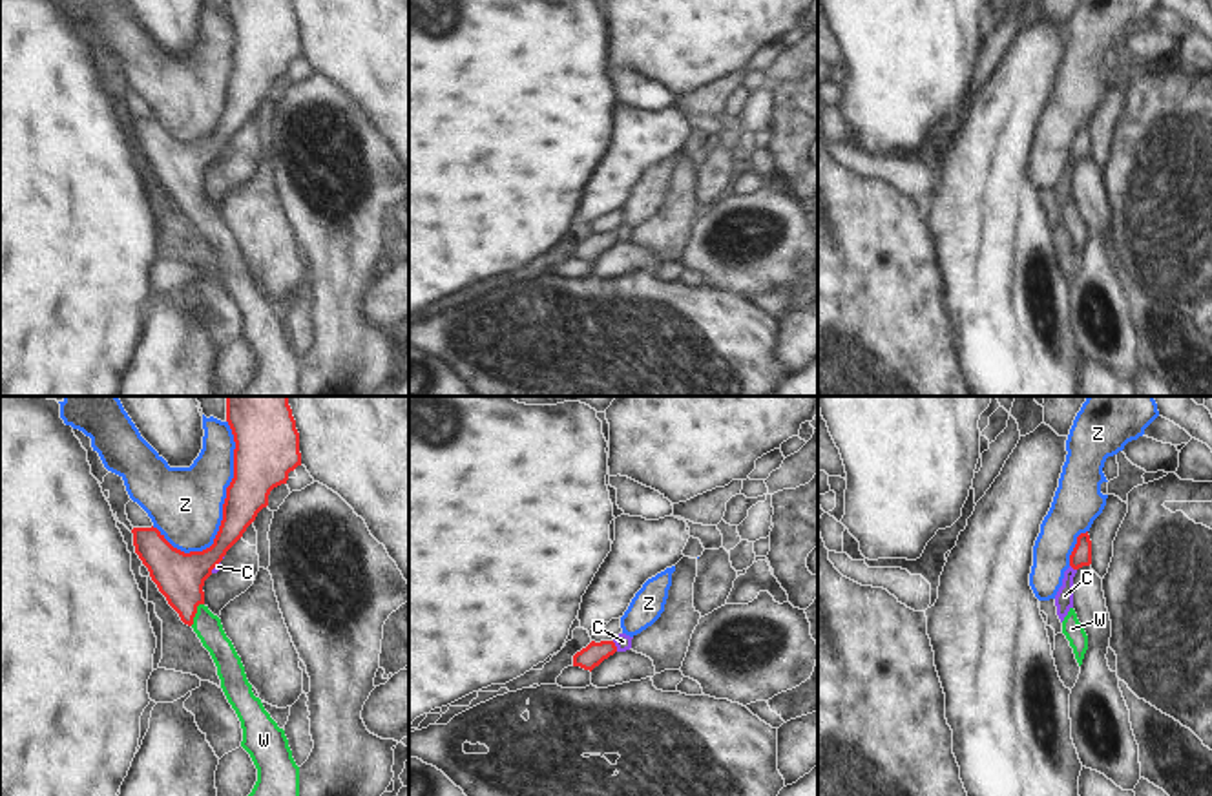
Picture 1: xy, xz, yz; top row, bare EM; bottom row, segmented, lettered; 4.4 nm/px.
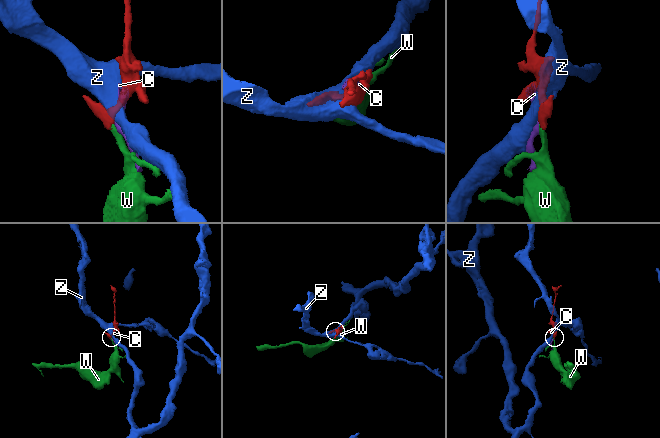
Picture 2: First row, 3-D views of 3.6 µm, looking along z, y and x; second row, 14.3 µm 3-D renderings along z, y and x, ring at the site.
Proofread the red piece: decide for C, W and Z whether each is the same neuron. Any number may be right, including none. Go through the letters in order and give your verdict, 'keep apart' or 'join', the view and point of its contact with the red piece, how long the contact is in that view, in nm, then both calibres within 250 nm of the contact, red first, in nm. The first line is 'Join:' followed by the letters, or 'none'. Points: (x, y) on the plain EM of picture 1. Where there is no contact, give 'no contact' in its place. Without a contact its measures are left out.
Join: W
C: keep apart; meets red in xz at (616, 238); contact 50 nm long; 100 nm thick on the red side, 70 nm on the other
W: join; meets red in xy at (196, 203); contact 120 nm long; 220 nm thick on the red side, 120 nm on the other
Z: keep apart; meets red in xy at (227, 86); contact 600 nm long; 280 nm thick on the red side, 320 nm on the other

